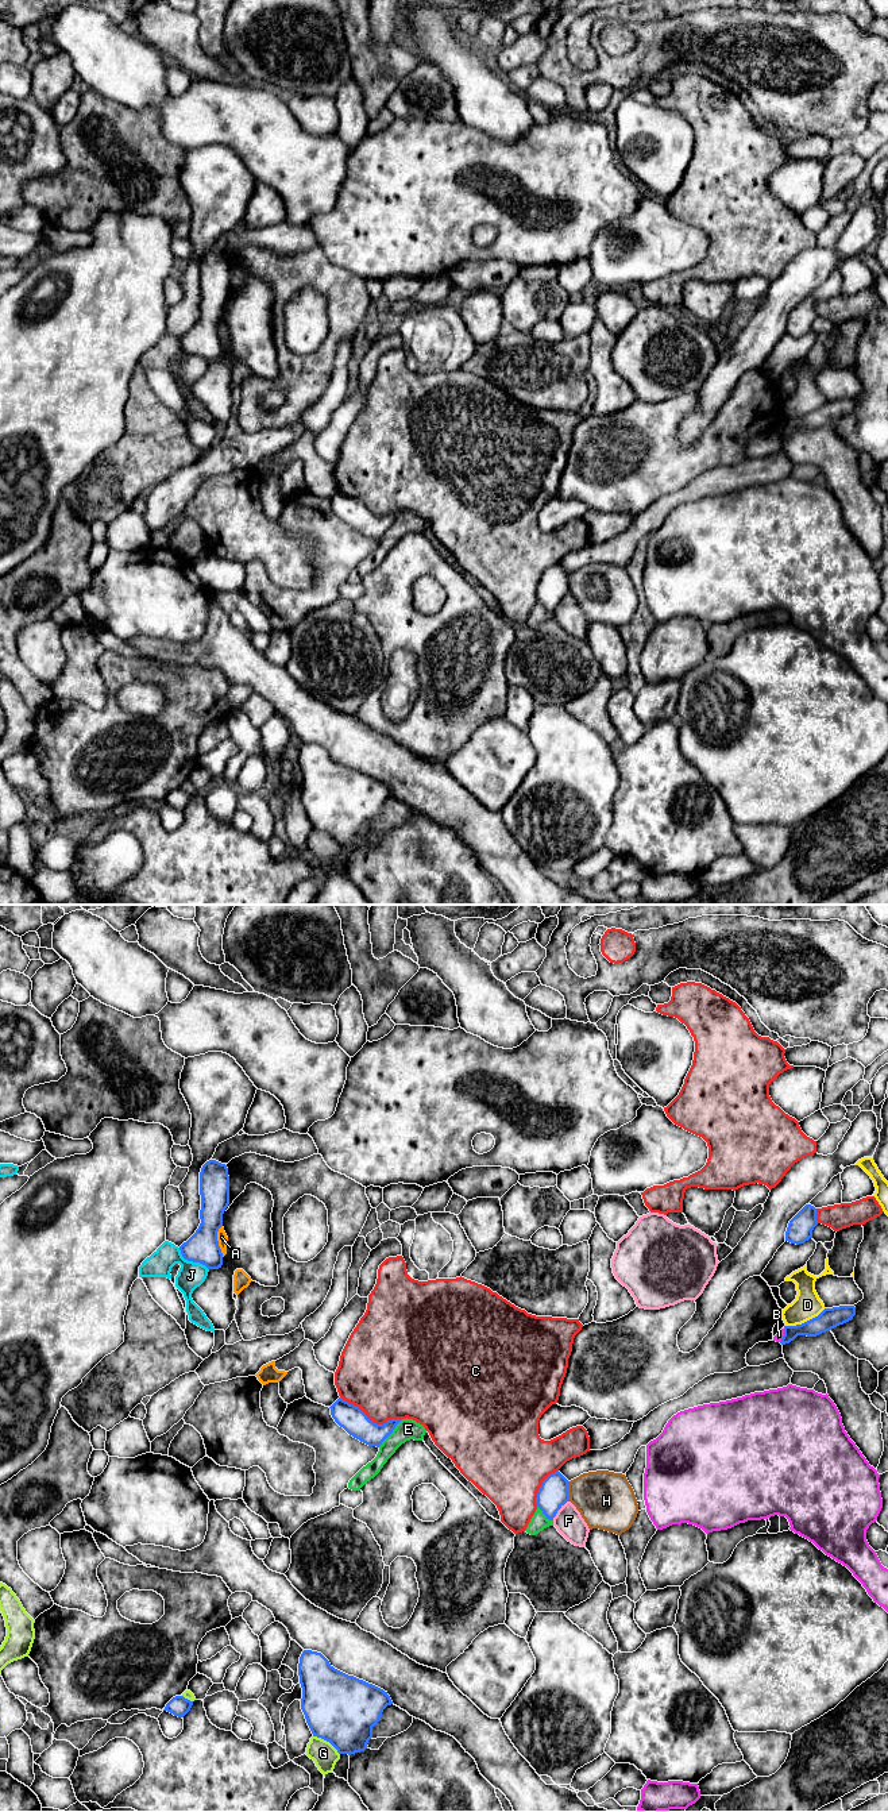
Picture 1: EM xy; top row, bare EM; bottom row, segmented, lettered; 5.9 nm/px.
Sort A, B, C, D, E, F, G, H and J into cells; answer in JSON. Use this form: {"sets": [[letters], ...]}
{"sets": [["A"], ["B"], ["C"], ["D"], ["E", "G"], ["F"], ["H"], ["J"]]}

